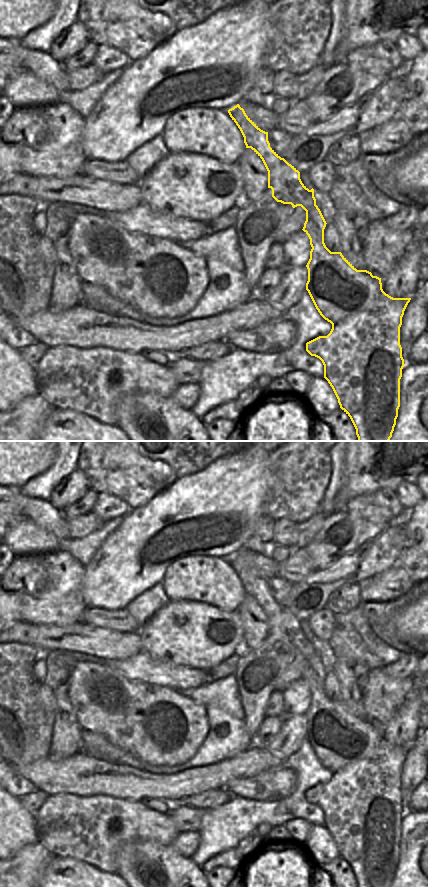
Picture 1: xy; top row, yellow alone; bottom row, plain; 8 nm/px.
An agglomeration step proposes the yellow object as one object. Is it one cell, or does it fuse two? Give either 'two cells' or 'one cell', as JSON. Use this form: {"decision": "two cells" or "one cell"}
{"decision": "two cells"}

